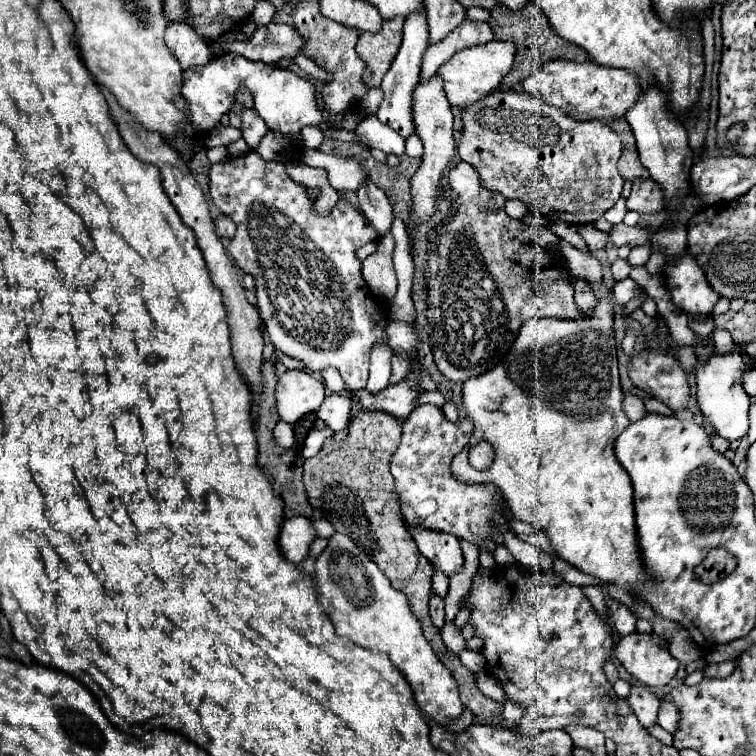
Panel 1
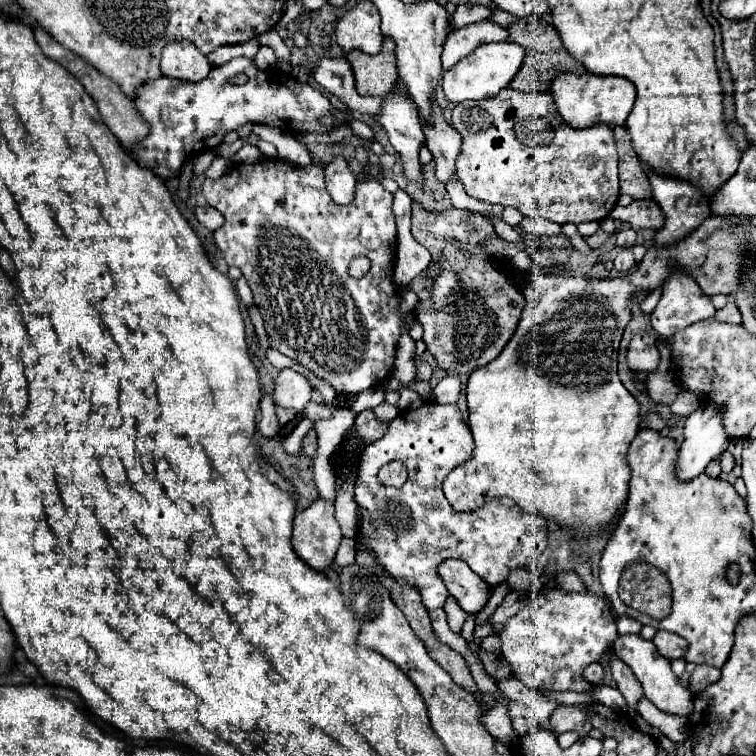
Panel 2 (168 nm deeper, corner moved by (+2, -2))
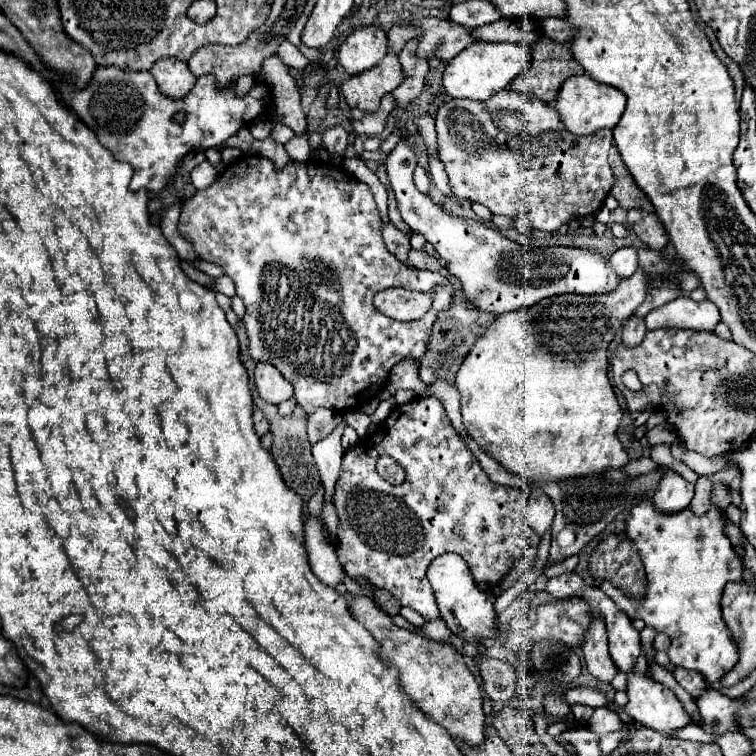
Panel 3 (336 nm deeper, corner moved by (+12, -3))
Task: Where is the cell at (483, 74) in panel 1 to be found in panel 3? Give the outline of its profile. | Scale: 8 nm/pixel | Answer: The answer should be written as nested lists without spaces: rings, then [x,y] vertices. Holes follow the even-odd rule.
[[[476,42],[464,48],[452,58],[444,70],[442,86],[450,98],[488,100],[492,94],[504,90],[518,74],[522,74],[532,60],[532,48],[528,44],[488,44]]]

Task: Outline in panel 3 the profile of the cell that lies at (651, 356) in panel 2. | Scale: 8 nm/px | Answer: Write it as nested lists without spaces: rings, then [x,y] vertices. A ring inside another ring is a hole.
[[[632,314],[626,322],[624,322],[624,328],[622,328],[622,342],[626,346],[638,346],[642,342],[646,334],[646,324],[644,324],[644,318],[638,318],[636,314]]]

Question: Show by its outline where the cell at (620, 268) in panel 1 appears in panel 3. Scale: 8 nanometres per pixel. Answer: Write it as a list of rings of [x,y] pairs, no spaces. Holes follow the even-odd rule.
[[[630,246],[620,248],[610,256],[610,262],[612,262],[616,274],[620,274],[622,278],[628,278],[638,270],[638,252],[636,252],[636,248],[630,248]]]

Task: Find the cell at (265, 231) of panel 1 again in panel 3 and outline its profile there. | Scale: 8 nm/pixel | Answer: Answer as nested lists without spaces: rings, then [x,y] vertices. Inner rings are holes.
[[[246,156],[246,160],[242,158],[242,162],[228,166],[212,186],[208,186],[206,190],[200,190],[192,198],[188,198],[184,202],[180,222],[178,222],[180,234],[194,246],[198,256],[202,260],[218,264],[222,268],[222,272],[234,280],[236,294],[244,300],[244,306],[246,306],[246,314],[244,314],[242,322],[244,322],[246,336],[248,336],[248,354],[254,360],[258,358],[258,360],[270,362],[272,366],[276,366],[282,372],[282,376],[292,384],[294,398],[298,400],[298,406],[302,406],[306,416],[310,416],[318,408],[328,408],[334,412],[354,410],[362,404],[362,398],[372,398],[378,392],[378,384],[386,384],[392,368],[398,362],[402,362],[406,358],[420,362],[426,352],[426,344],[430,340],[430,332],[432,332],[432,324],[436,320],[436,314],[450,306],[450,300],[454,294],[452,284],[442,274],[436,274],[430,270],[412,270],[406,264],[402,264],[398,258],[388,254],[382,234],[380,234],[382,218],[376,208],[372,190],[364,182],[358,182],[356,178],[352,178],[342,168],[330,168],[330,166],[334,166],[334,162],[324,164],[320,160],[308,160],[308,162],[288,162],[284,168],[278,170],[274,166],[274,162],[264,156]],[[392,286],[402,286],[402,288],[420,290],[420,292],[432,292],[434,296],[432,296],[430,310],[422,318],[412,320],[412,322],[398,322],[398,320],[392,320],[392,318],[380,314],[374,308],[372,298],[376,292],[380,292],[384,288],[392,288]]]

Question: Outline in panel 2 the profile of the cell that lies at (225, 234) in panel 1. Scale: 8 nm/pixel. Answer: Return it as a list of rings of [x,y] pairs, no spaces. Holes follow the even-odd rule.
[[[204,205],[204,207],[196,207],[196,219],[210,231],[216,231],[224,225],[224,215],[218,213],[218,209],[212,209],[210,205]]]

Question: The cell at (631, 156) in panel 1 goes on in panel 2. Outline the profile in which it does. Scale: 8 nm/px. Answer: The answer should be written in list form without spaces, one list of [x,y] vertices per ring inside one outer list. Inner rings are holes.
[[[636,157],[624,159],[624,161],[626,163],[622,163],[622,169],[620,169],[620,193],[630,195],[632,199],[652,197],[652,189],[642,163]]]

